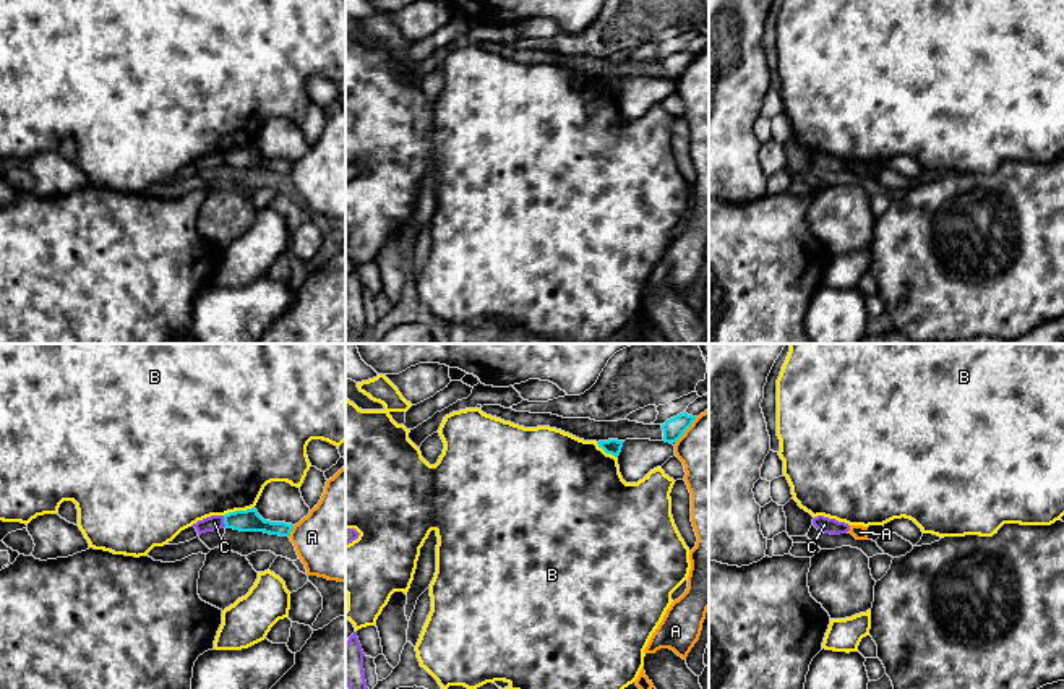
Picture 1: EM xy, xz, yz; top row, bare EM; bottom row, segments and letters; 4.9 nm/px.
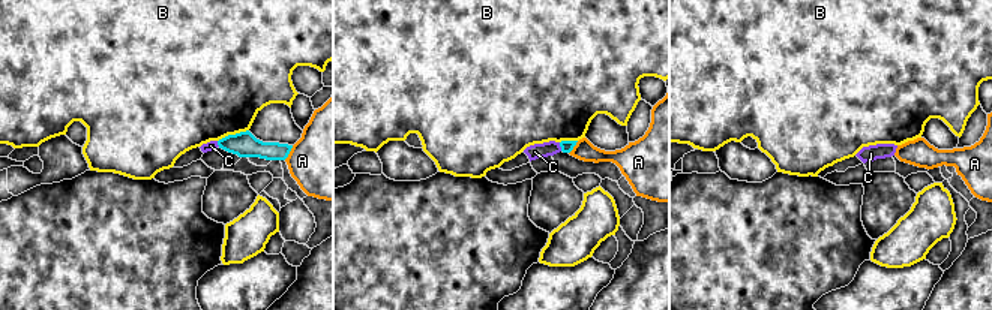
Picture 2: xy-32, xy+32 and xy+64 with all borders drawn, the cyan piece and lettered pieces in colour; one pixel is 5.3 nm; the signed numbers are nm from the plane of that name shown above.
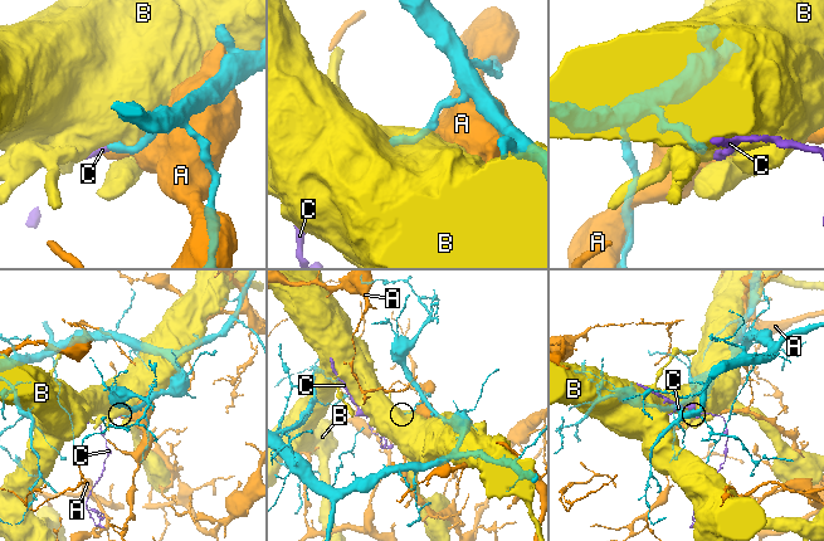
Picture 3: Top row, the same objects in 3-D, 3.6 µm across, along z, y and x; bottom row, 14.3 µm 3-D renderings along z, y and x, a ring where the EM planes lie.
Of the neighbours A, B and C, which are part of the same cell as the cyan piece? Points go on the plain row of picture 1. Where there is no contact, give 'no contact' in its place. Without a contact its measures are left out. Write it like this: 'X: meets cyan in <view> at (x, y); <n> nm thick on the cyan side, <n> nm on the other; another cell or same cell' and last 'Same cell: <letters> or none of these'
A: meets cyan in xy at (291, 167); 110 nm thick on the cyan side, 400 nm on the other; another cell
B: meets cyan in xy at (239, 148); 110 nm thick on the cyan side, 480 nm on the other; another cell
C: meets cyan in xy at (224, 158); 110 nm thick on the cyan side, 80 nm on the other; another cell
Same cell: none of these

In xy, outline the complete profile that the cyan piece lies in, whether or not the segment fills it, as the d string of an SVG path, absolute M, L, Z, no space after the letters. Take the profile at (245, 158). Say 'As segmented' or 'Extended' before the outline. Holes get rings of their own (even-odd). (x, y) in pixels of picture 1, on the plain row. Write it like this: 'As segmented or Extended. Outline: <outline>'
As segmented. Outline: M255 144L225 151L224 160L225 165L240 169L264 169L279 173L289 173L294 165L292 160L264 157Z

